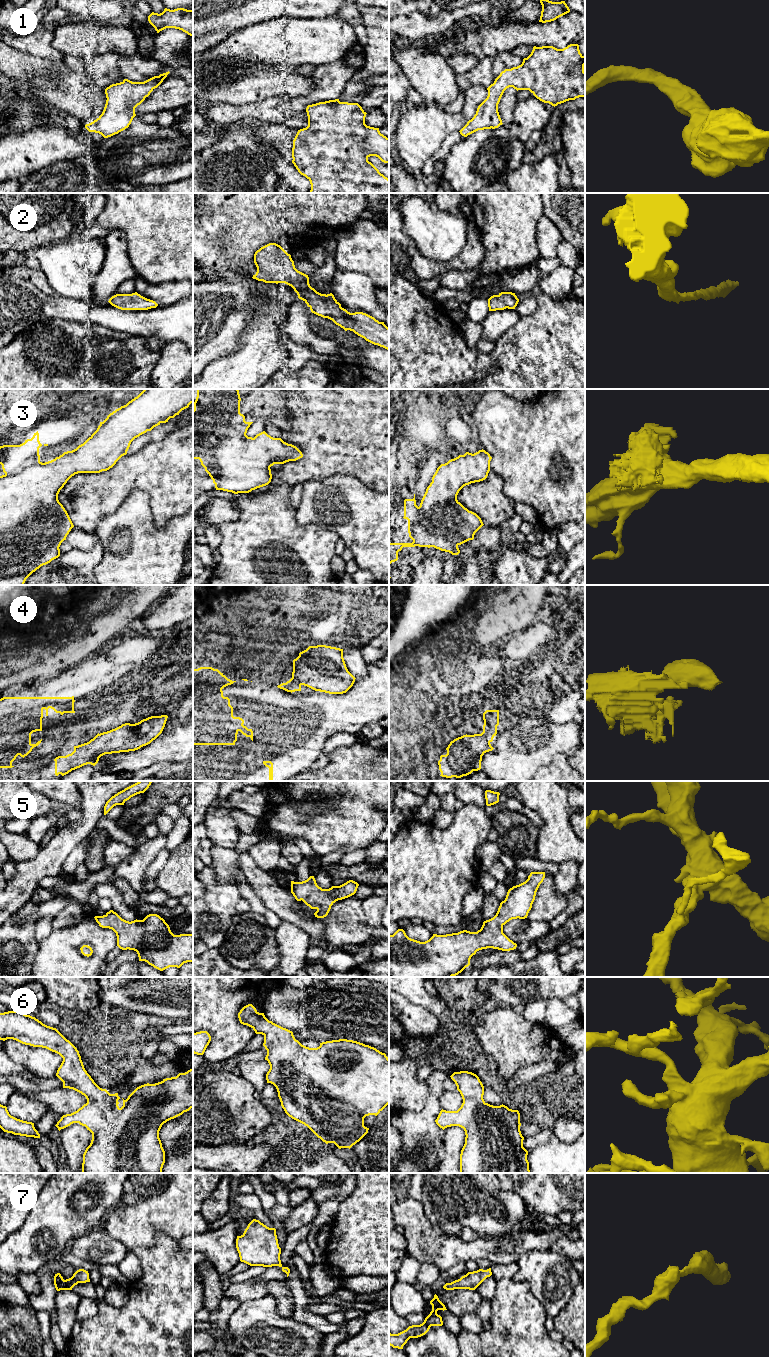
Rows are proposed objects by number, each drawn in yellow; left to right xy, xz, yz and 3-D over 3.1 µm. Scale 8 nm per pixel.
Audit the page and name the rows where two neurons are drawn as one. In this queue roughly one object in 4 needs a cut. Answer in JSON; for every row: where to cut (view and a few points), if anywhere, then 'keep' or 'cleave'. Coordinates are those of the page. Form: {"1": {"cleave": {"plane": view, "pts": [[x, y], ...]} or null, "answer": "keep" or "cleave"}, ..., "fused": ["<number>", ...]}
{"1": {"cleave": null, "answer": "keep"}, "2": {"cleave": null, "answer": "keep"}, "3": {"cleave": null, "answer": "keep"}, "4": {"cleave": {"plane": "xz", "pts": [[292, 677], [301, 684]]}, "answer": "cleave"}, "5": {"cleave": null, "answer": "keep"}, "6": {"cleave": null, "answer": "keep"}, "7": {"cleave": null, "answer": "keep"}, "fused": ["4"]}

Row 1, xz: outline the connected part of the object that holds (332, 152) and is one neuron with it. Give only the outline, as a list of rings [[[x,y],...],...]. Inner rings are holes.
[[[339,99],[308,105],[308,126],[298,130],[292,163],[311,184],[310,193],[389,193],[389,179],[368,161],[370,156],[389,163],[389,138],[365,124],[366,112],[358,103]]]

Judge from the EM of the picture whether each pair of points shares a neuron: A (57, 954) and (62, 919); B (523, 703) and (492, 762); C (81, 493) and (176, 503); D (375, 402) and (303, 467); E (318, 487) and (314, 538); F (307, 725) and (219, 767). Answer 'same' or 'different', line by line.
A: different
B: same
C: same
D: same
E: different
F: same

